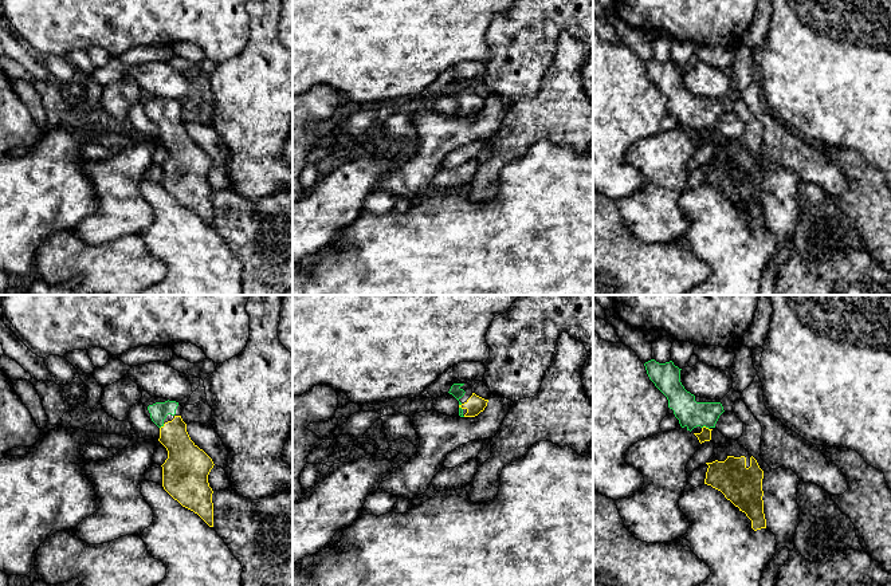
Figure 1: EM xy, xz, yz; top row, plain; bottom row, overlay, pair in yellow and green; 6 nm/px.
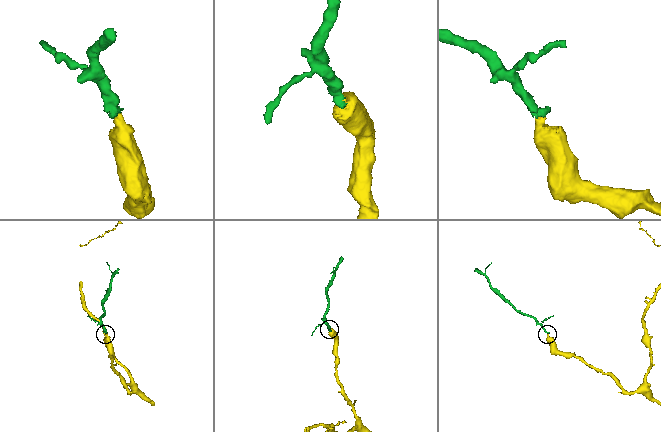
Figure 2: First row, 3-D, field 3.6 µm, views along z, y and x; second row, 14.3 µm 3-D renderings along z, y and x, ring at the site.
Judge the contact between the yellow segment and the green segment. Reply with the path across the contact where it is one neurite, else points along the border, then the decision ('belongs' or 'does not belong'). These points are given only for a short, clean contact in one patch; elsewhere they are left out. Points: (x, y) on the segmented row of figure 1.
runs through yz (705, 435), (705, 427), (690, 413); belongs

